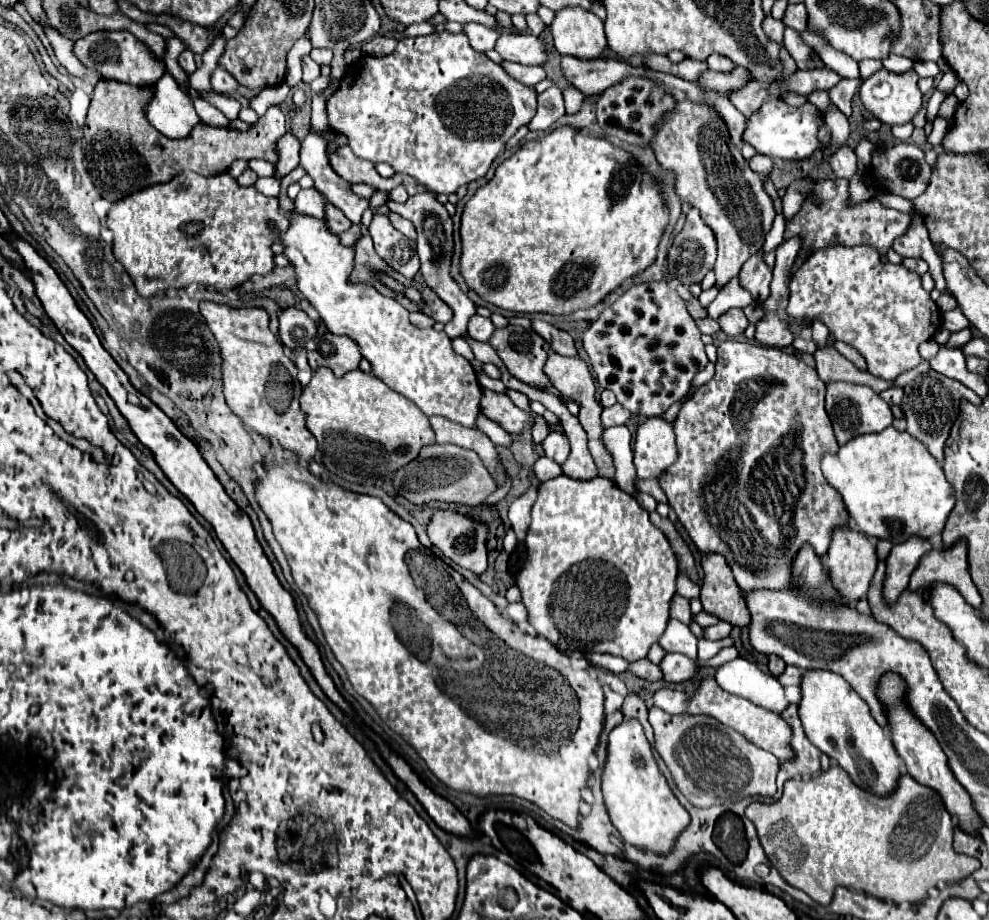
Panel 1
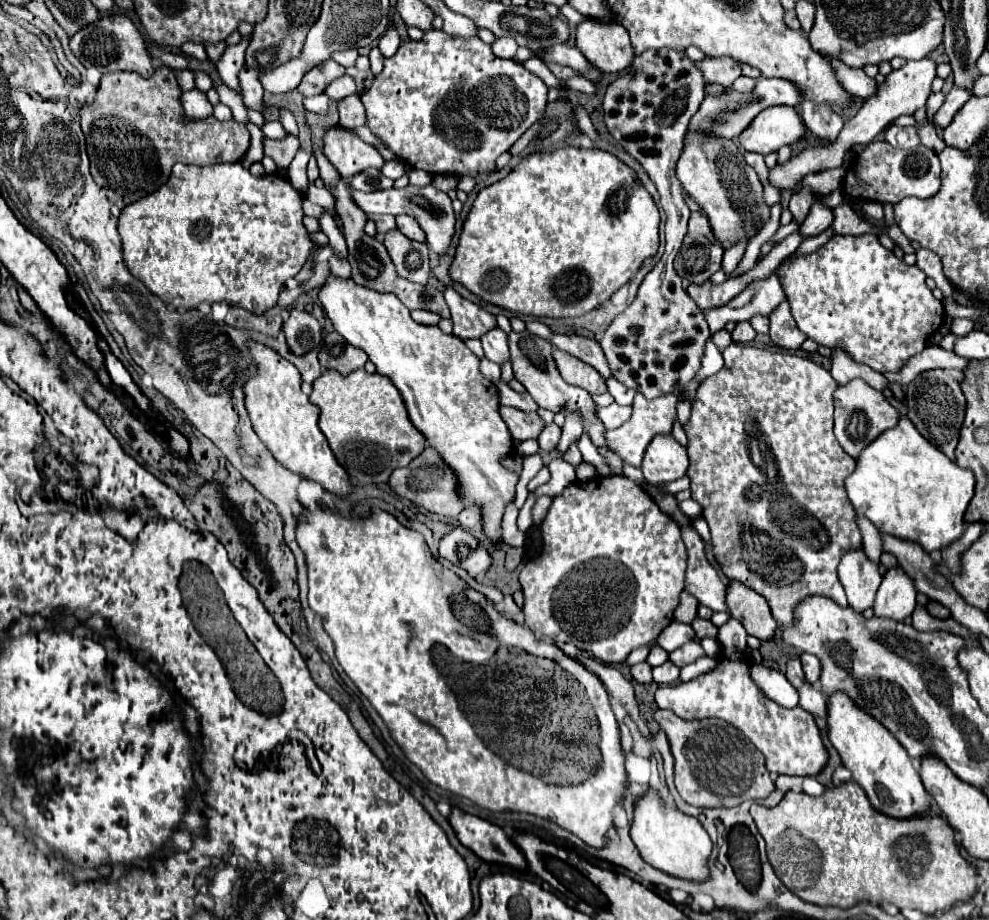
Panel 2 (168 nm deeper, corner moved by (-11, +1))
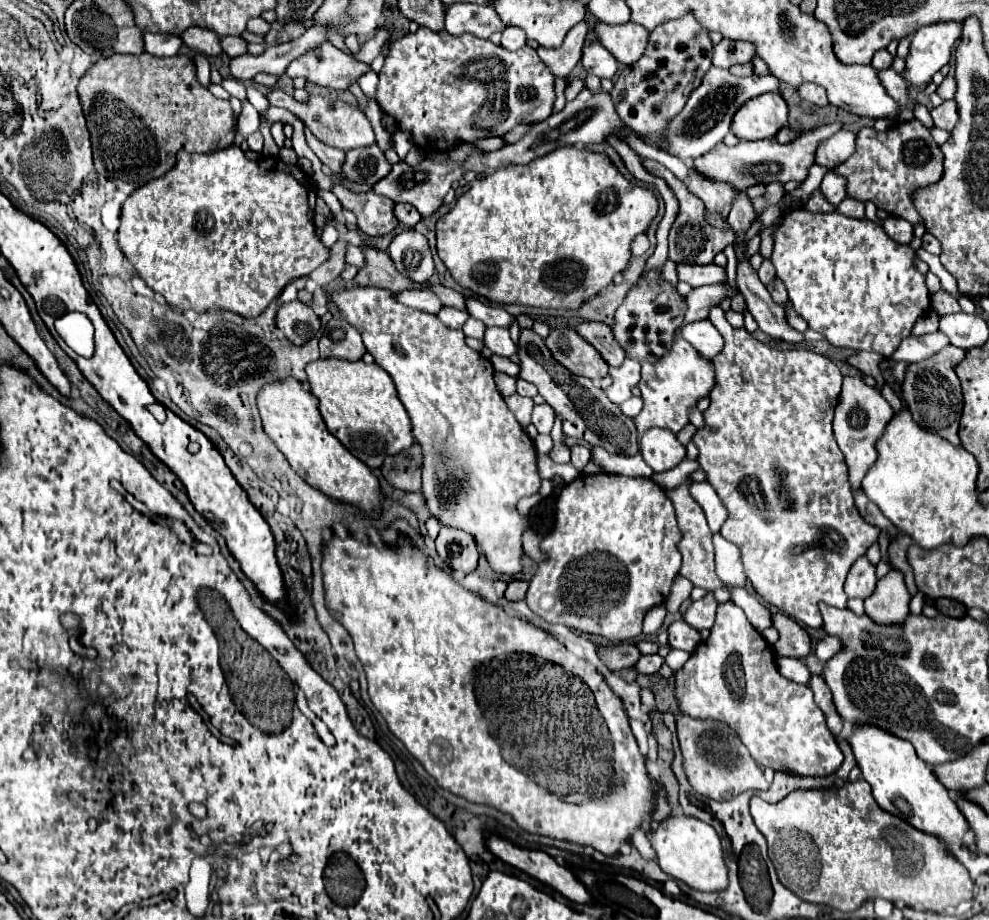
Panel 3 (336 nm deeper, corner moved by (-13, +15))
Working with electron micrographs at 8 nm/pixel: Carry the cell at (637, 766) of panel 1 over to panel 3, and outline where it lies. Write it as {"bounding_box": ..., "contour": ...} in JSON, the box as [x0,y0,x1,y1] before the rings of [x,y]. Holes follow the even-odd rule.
{"bounding_box":[645,815,727,891],"contour":[[[669,815],[665,823],[653,821],[651,829],[645,833],[657,853],[659,867],[673,879],[679,879],[699,891],[721,891],[727,887],[727,867],[723,861],[721,841],[709,823],[689,815]]]}

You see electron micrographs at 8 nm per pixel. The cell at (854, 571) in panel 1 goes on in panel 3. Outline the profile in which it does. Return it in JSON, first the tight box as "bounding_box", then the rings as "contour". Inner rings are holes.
{"bounding_box":[845,555,877,599],"contour":[[[863,555],[849,569],[849,575],[847,575],[847,581],[845,581],[845,593],[847,593],[847,597],[867,599],[873,593],[875,585],[877,585],[875,565],[871,565],[867,561],[867,557]]]}

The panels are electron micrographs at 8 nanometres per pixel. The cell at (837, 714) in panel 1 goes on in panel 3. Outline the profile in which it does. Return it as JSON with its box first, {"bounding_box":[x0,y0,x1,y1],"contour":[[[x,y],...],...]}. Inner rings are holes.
{"bounding_box":[847,723,969,845],"contour":[[[869,723],[853,725],[853,733],[847,741],[853,749],[857,765],[861,767],[863,779],[871,785],[873,797],[881,809],[895,817],[907,819],[907,823],[925,833],[937,835],[947,845],[951,843],[965,845],[963,833],[969,829],[969,825],[963,813],[949,797],[945,785],[927,767],[927,763],[917,757],[909,741],[903,741],[893,733],[887,733],[885,729]]]}

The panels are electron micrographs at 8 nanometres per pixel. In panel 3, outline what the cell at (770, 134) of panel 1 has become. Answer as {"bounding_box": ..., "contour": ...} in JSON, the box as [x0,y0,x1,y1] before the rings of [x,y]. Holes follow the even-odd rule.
{"bounding_box":[731,93,789,141],"contour":[[[765,93],[763,97],[755,97],[739,109],[731,131],[741,141],[757,141],[757,139],[773,139],[779,129],[787,127],[789,107],[779,93]]]}

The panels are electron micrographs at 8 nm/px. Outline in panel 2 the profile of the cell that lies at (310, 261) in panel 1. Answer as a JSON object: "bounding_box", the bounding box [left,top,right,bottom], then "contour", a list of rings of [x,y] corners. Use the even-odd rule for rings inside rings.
{"bounding_box":[319,275,519,545],"contour":[[[331,275],[319,291],[319,301],[335,331],[343,335],[345,341],[353,347],[363,349],[375,363],[377,373],[389,377],[391,383],[399,389],[411,423],[421,431],[429,447],[441,455],[445,465],[453,469],[459,483],[459,499],[465,507],[479,507],[481,527],[489,541],[497,545],[501,541],[503,511],[509,503],[515,501],[515,485],[519,481],[519,473],[501,465],[501,459],[513,453],[513,437],[509,435],[509,429],[499,415],[497,387],[479,371],[479,359],[455,335],[447,335],[439,327],[425,327],[415,323],[409,317],[409,309],[395,295],[361,287],[353,279],[337,279]]]}

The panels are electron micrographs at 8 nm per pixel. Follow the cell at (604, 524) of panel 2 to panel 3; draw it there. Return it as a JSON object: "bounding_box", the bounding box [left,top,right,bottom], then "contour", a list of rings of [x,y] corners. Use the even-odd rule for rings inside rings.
{"bounding_box":[527,473,681,643],"contour":[[[597,473],[597,475],[581,475],[577,477],[573,483],[565,485],[563,491],[557,497],[557,511],[555,511],[555,529],[541,541],[541,551],[545,553],[545,559],[539,561],[537,565],[537,573],[533,575],[531,583],[529,583],[529,591],[527,591],[527,605],[533,613],[537,613],[539,617],[543,617],[547,623],[561,623],[567,625],[573,631],[583,631],[589,635],[599,635],[605,637],[607,641],[613,643],[623,643],[623,641],[631,641],[635,637],[641,635],[641,623],[643,617],[649,609],[663,605],[671,585],[675,581],[675,577],[679,575],[681,569],[681,553],[677,543],[681,541],[681,531],[677,527],[677,515],[673,509],[671,499],[667,497],[667,493],[653,483],[651,479],[645,477],[625,477],[625,475],[609,475],[609,473]]]}

